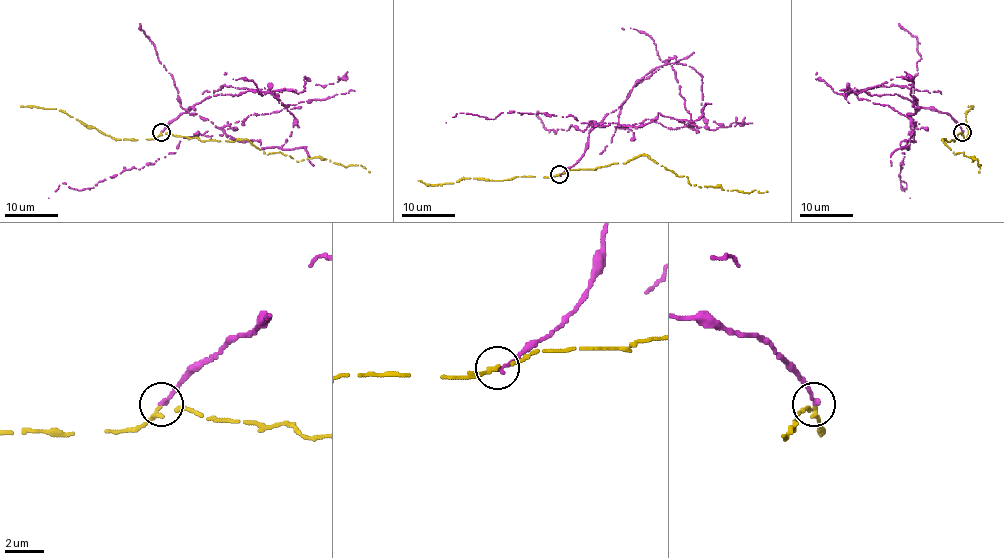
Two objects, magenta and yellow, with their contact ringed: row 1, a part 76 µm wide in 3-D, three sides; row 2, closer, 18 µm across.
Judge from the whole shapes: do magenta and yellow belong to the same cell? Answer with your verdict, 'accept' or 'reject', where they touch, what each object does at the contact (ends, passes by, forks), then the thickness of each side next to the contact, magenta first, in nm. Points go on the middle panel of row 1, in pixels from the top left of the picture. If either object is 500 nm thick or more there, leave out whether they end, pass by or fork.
reject; at (559, 174); magenta ends there; yellow passes by; 260 nm thick on the magenta side, 200 nm on the other

